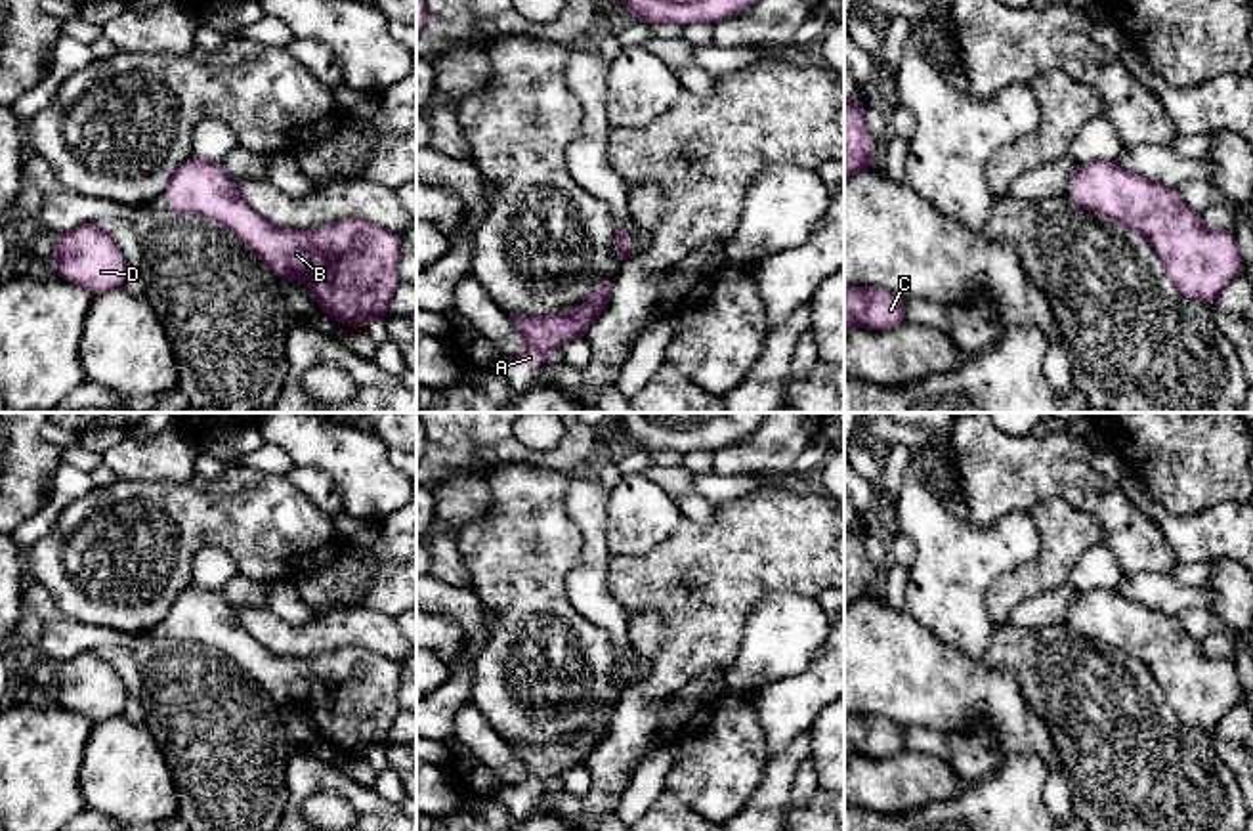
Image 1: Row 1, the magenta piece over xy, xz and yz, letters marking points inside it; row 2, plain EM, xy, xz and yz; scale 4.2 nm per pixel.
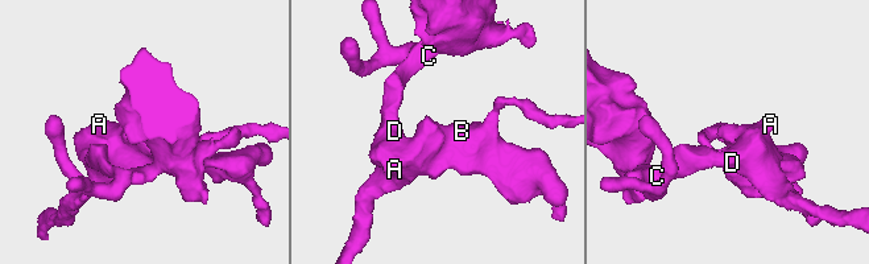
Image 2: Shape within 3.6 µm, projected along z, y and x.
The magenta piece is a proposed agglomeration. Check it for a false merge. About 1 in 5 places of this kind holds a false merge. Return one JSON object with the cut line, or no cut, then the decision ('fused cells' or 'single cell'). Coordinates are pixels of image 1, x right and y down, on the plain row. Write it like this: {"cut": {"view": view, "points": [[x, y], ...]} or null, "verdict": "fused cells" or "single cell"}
{"cut": null, "verdict": "single cell"}

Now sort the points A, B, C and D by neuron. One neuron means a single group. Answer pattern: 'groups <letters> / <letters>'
groups A B C D

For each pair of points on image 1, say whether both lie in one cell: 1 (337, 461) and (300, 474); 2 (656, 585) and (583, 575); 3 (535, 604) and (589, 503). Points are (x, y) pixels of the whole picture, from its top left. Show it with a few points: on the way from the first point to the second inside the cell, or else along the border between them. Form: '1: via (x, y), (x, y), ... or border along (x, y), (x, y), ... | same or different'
1: border along (295, 463), (321, 468), (337, 486), (342, 505) | different
2: border along (610, 556), (608, 593), (627, 619) | different
3: border along (568, 482), (566, 514), (581, 539), (572, 570) | different

